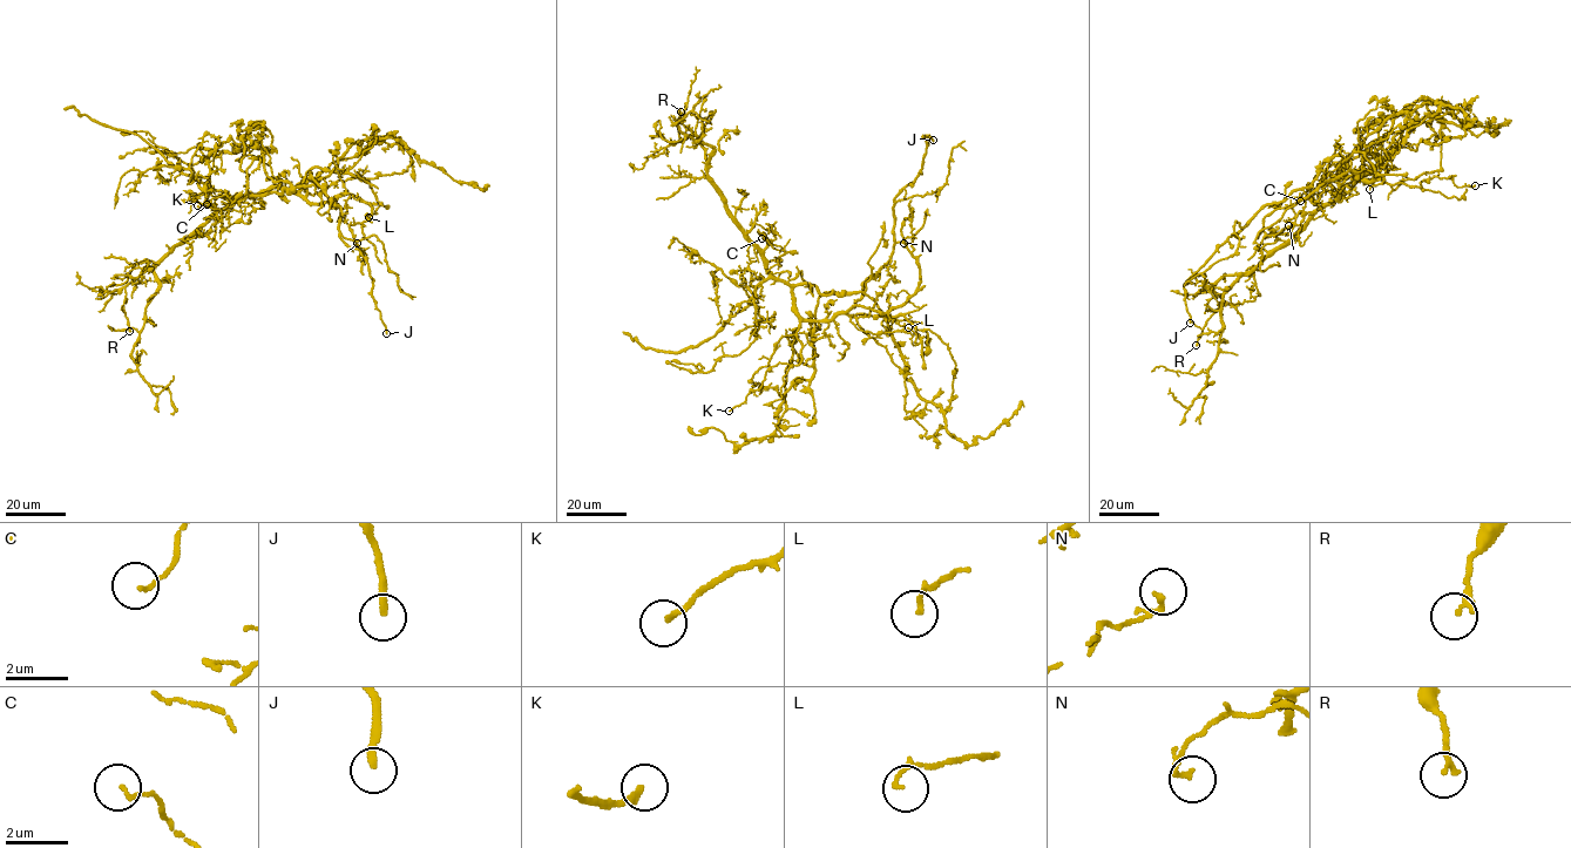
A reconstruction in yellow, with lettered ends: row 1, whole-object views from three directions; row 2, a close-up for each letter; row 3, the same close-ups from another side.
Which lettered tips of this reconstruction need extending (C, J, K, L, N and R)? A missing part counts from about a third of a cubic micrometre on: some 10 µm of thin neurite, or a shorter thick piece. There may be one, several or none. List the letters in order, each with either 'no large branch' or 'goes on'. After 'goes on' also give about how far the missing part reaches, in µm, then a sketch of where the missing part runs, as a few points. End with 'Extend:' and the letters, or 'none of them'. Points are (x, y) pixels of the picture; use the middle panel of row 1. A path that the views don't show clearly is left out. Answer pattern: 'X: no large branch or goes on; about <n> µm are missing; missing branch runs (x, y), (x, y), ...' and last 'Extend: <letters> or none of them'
C: no large branch
J: no large branch
K: no large branch
L: no large branch
N: no large branch
R: no large branch
Extend: none of them

